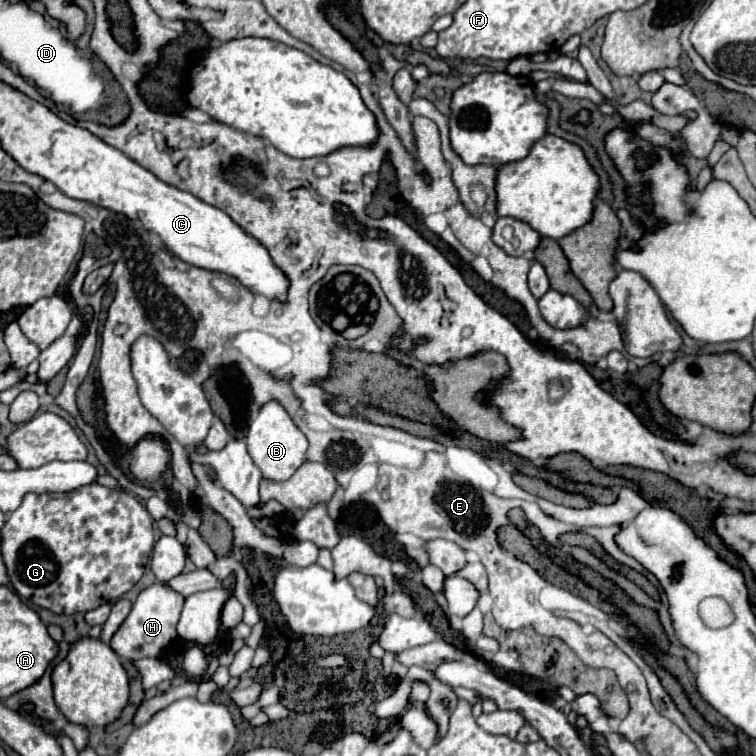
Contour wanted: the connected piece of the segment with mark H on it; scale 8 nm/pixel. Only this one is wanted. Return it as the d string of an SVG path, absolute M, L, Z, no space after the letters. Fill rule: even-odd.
M154 582L150 588L142 590L118 632L110 640L110 648L126 660L138 658L158 658L176 638L176 624L180 620L180 612L184 606L184 598L178 596L172 588L166 588L160 582Z

